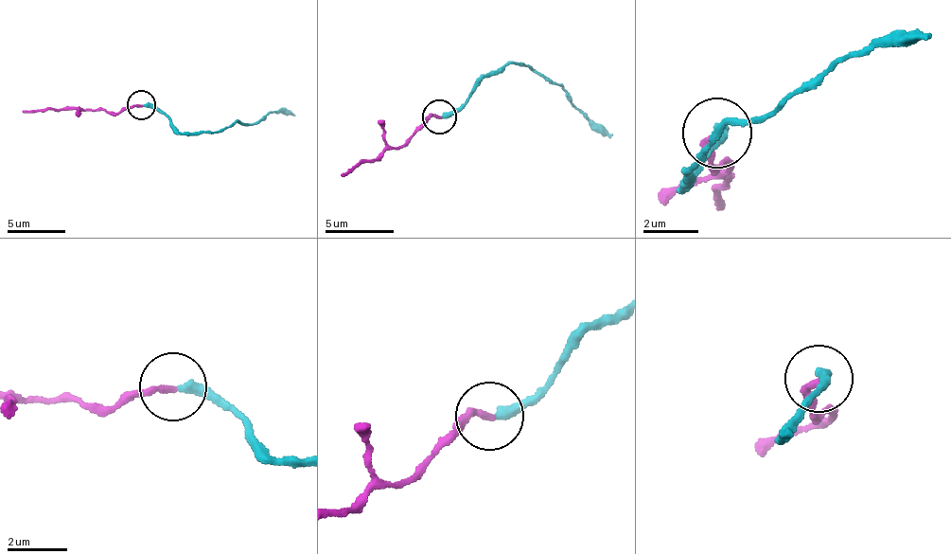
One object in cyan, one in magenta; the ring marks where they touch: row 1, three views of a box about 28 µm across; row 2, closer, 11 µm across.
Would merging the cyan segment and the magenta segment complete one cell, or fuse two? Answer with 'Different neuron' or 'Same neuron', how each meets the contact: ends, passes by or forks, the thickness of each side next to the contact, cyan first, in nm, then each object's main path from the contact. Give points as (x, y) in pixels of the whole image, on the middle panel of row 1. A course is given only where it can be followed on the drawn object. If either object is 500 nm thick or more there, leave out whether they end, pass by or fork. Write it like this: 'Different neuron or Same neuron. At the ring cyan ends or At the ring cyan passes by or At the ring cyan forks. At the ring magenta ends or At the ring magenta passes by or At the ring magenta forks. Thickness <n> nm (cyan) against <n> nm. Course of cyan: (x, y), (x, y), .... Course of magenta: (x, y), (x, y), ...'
Different neuron. At the ring cyan ends. At the ring magenta ends. Thickness 320 nm (cyan) against 220 nm. Course of cyan: (439, 116), (448, 117), (466, 103), (485, 76), (520, 63), (563, 85), (574, 107), (612, 134). Course of magenta: (439, 116), (424, 125), (402, 147), (390, 145), (376, 160), (361, 158), (343, 175)

